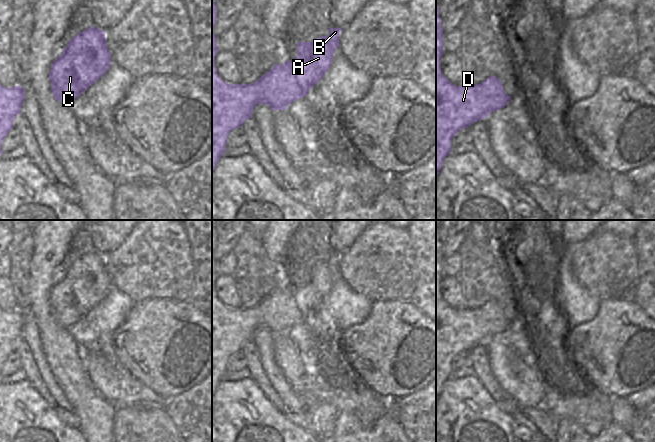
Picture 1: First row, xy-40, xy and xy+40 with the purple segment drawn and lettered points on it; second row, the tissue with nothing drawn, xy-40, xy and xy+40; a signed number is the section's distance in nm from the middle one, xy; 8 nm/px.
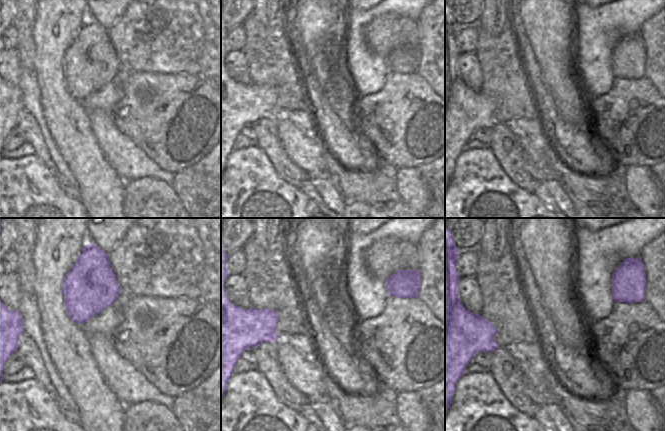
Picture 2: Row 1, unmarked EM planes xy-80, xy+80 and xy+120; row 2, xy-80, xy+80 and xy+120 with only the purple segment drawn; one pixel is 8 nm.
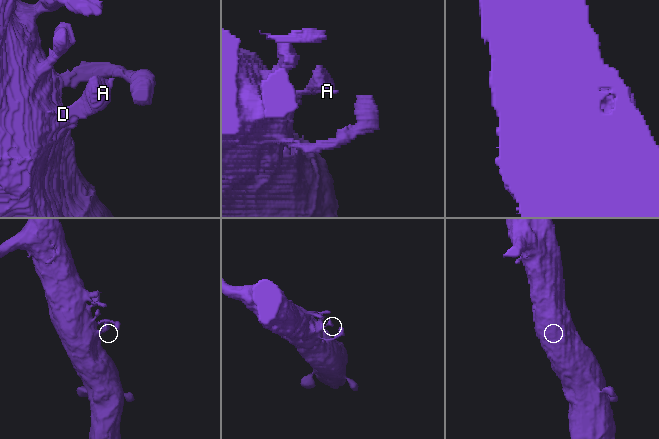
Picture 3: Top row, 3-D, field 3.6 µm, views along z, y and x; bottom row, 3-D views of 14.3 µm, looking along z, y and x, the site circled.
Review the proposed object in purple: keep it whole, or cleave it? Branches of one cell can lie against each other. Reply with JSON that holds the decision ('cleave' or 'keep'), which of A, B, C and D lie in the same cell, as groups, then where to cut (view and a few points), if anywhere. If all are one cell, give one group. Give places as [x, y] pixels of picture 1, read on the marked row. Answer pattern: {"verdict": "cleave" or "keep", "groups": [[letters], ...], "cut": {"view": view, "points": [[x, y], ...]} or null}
{"verdict": "keep", "groups": [["A", "B", "C", "D"]], "cut": null}

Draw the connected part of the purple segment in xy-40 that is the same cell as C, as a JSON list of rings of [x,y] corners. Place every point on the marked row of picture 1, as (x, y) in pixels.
[[[92,26],[77,34],[69,41],[62,54],[51,65],[49,79],[55,99],[67,105],[73,102],[105,75],[111,61],[105,30]]]

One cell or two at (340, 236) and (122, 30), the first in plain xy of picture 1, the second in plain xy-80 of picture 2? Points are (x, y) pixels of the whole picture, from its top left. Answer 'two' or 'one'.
two

